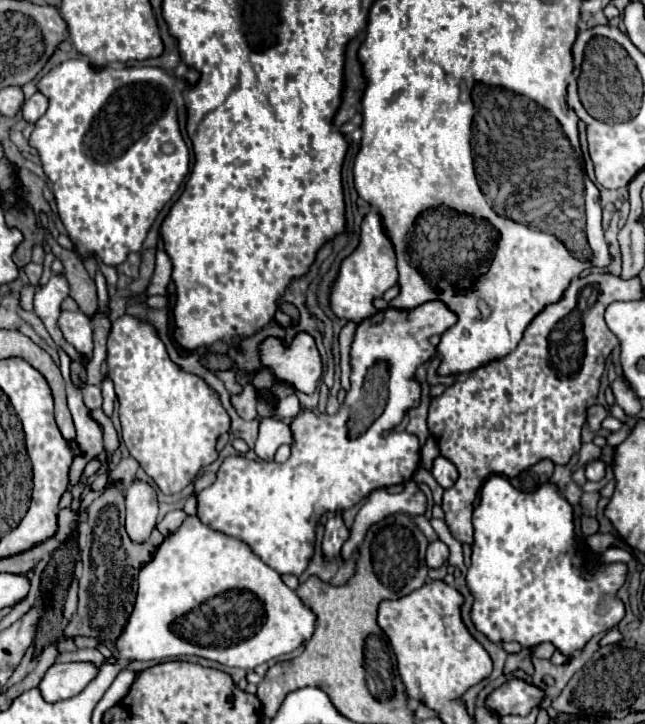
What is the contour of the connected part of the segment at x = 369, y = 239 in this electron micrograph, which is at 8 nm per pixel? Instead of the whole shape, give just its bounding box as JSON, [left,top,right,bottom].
[331,211,397,321]

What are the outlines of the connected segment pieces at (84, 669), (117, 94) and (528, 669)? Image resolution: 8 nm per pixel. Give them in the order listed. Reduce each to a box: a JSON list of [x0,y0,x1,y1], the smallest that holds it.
[[39,663,99,703],[29,59,189,265],[505,649,533,673]]

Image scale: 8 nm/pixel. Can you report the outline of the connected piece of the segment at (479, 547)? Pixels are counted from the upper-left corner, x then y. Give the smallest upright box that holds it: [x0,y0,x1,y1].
[467,475,627,659]

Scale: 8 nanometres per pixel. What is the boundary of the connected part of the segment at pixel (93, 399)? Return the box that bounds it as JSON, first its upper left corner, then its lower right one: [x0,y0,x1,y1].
[83,385,103,411]

